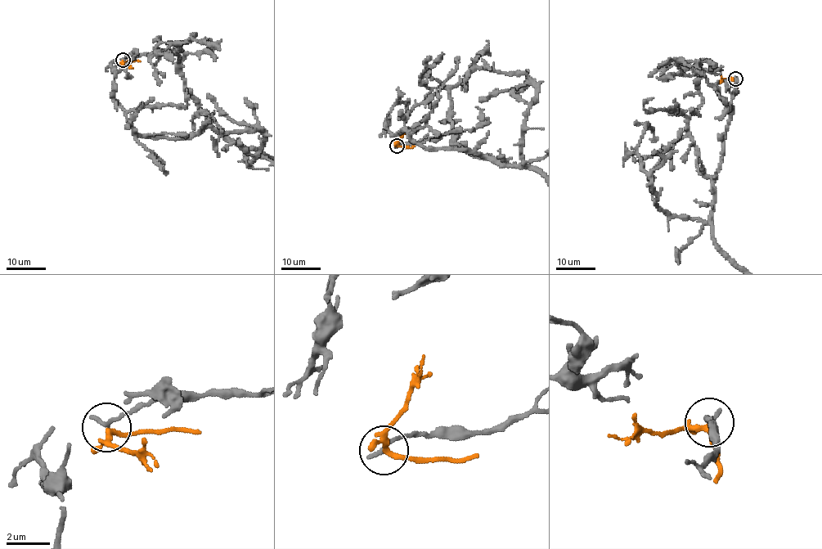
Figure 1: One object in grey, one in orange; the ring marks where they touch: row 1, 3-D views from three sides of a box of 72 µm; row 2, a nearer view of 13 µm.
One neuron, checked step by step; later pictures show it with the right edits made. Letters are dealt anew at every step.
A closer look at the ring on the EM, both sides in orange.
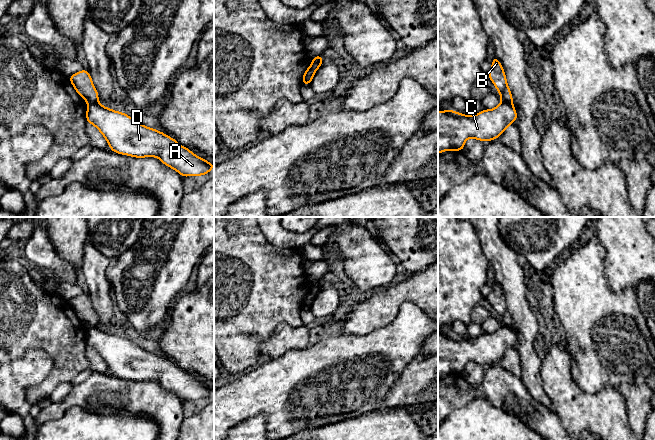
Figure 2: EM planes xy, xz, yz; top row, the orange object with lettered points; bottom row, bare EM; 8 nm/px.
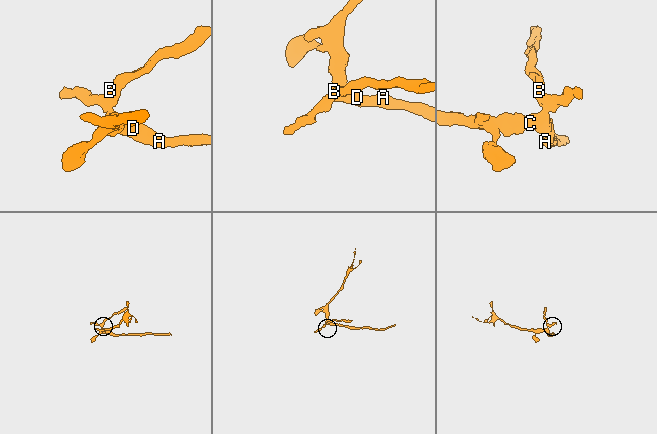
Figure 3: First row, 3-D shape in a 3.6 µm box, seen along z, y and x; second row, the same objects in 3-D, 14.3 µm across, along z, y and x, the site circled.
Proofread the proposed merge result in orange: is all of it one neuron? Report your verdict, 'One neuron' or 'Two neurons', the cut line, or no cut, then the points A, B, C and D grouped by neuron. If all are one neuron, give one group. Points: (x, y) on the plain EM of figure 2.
Two neurons. Split along yz (502, 324), (512, 328). Groups: A C D / B

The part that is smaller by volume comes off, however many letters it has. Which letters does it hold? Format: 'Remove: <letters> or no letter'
Remove: B

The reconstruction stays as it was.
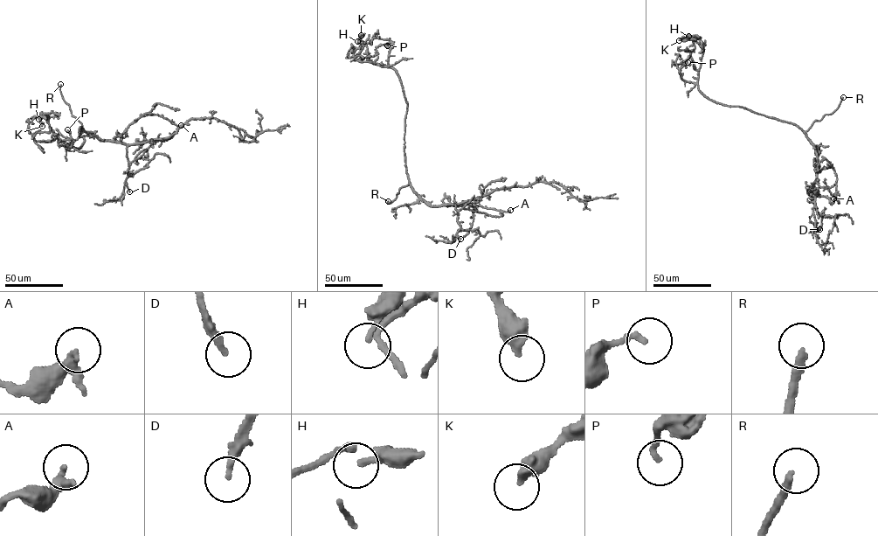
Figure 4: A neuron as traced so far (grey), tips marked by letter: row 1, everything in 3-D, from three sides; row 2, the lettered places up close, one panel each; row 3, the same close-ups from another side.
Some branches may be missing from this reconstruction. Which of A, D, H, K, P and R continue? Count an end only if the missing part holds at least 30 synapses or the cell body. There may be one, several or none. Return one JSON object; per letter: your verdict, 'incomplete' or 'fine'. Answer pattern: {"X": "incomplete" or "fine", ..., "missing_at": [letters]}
{"A": "fine", "D": "incomplete", "H": "fine", "K": "fine", "P": "fine", "R": "incomplete", "missing_at": ["D", "R"]}

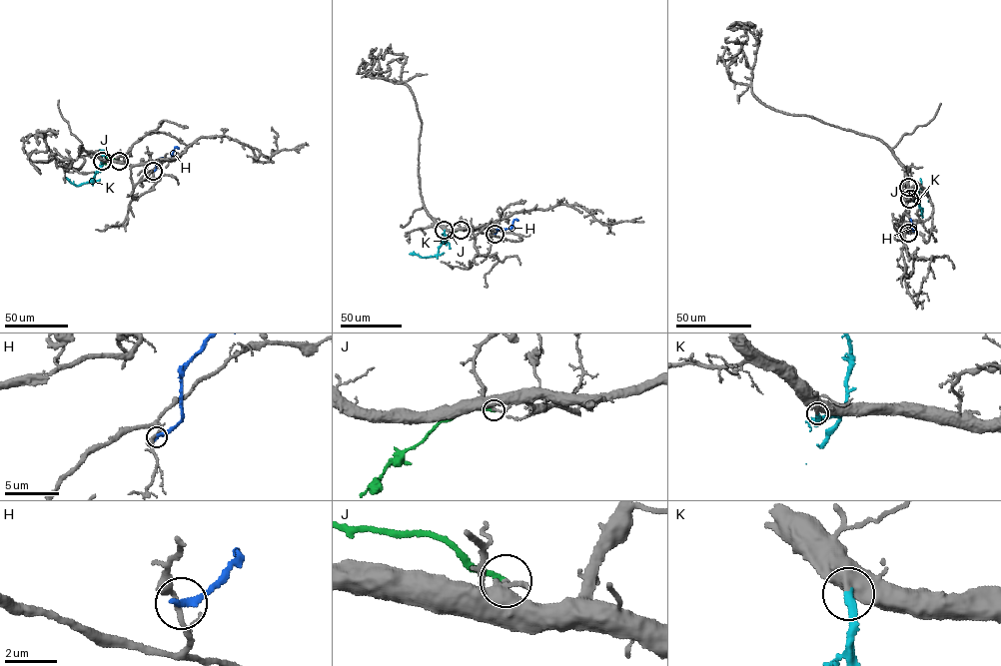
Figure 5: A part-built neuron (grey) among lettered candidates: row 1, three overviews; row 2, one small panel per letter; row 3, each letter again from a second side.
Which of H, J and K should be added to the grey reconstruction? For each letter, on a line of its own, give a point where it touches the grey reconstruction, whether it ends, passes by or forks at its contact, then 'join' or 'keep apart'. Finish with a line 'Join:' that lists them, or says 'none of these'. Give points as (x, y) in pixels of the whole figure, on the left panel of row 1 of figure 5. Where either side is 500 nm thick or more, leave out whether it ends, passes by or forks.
H: meets grey at (153, 171); it ends there; keep apart
J: meets grey at (119, 161); it ends there; keep apart
K: meets grey at (102, 161); join
Join: K

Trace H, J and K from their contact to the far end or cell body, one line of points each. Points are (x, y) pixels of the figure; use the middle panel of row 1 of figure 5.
H: (494, 234), (497, 230), (510, 229), (513, 220), (517, 220)
J: (461, 230), (446, 239)
K: (444, 230), (447, 237), (437, 255), (422, 258), (410, 254)

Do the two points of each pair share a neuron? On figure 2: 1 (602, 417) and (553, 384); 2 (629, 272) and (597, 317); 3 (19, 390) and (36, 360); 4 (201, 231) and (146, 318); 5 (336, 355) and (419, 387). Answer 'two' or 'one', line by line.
1: one
2: two
3: one
4: one
5: two

